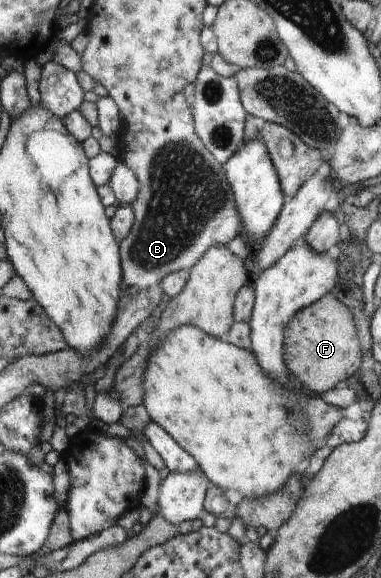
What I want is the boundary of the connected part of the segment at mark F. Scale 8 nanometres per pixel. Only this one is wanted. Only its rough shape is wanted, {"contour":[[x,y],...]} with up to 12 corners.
{"contour":[[332,292],[297,312],[286,362],[321,397],[361,353],[352,311]]}

